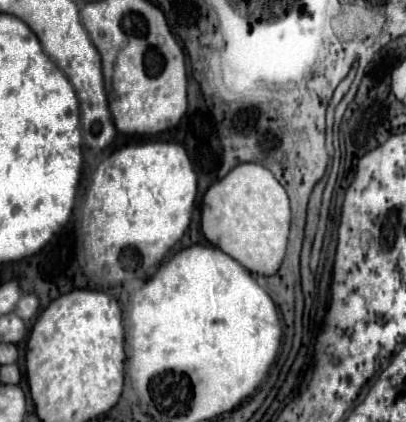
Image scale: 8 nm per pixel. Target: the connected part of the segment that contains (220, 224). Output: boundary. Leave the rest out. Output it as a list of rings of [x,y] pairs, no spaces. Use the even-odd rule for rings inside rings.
[[[257,163],[233,167],[203,195],[201,231],[209,243],[229,253],[255,275],[275,275],[281,267],[289,237],[289,199],[275,175]]]

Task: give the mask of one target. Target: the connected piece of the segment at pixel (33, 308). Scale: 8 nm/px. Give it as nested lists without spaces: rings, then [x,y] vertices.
[[[27,293],[17,301],[13,313],[17,313],[17,317],[21,317],[23,321],[29,321],[37,313],[37,309],[39,309],[39,299],[33,293]]]

